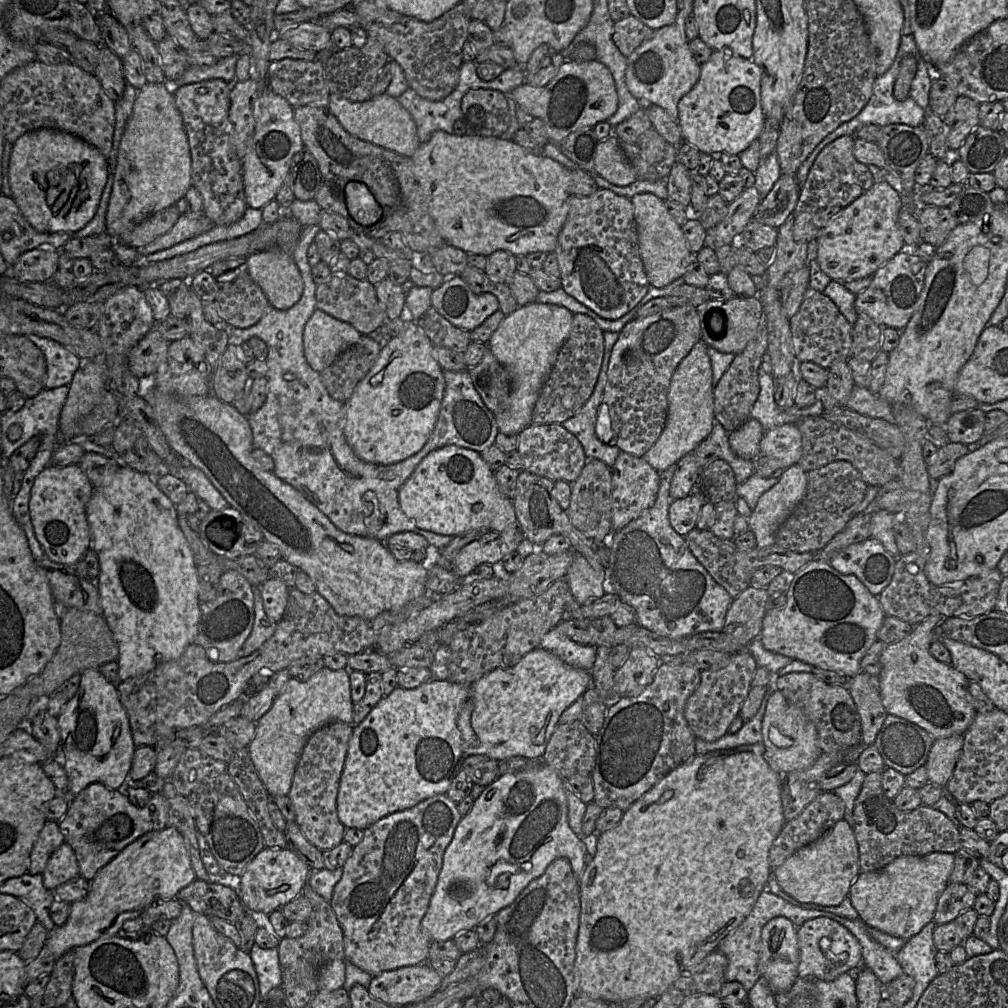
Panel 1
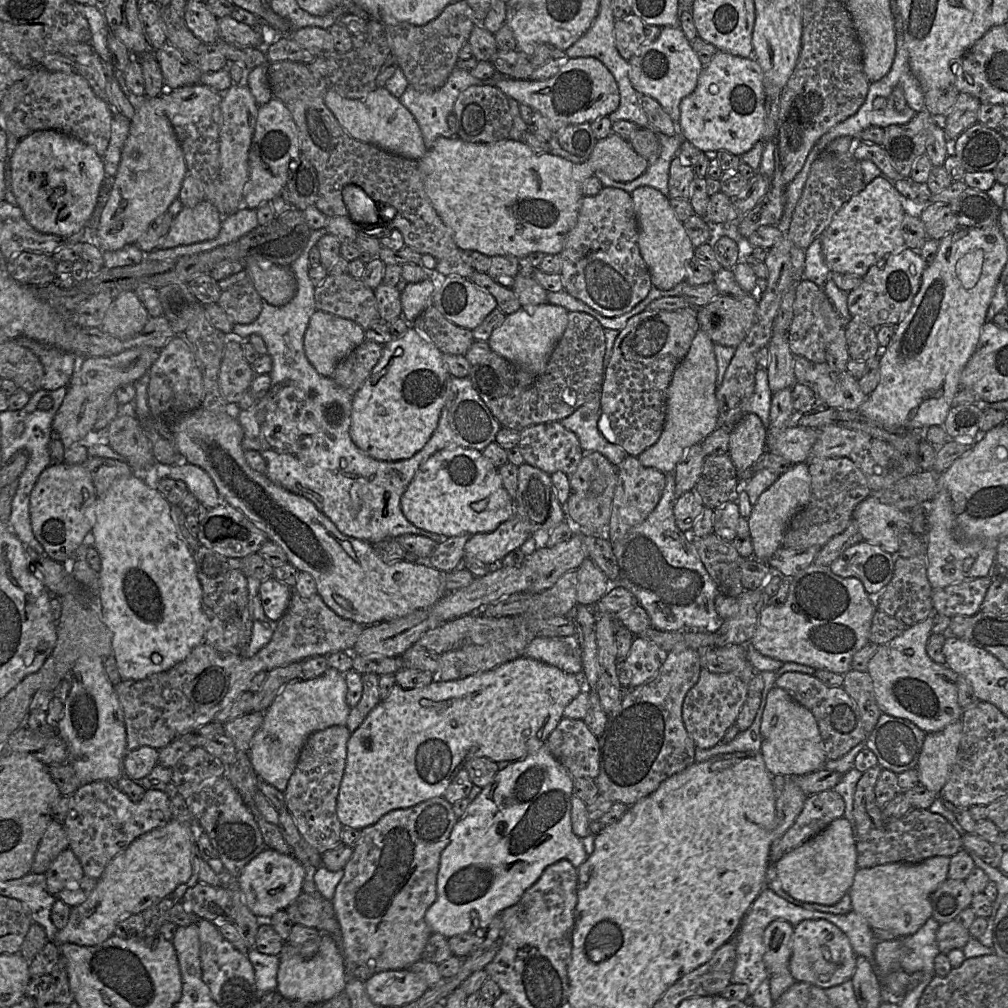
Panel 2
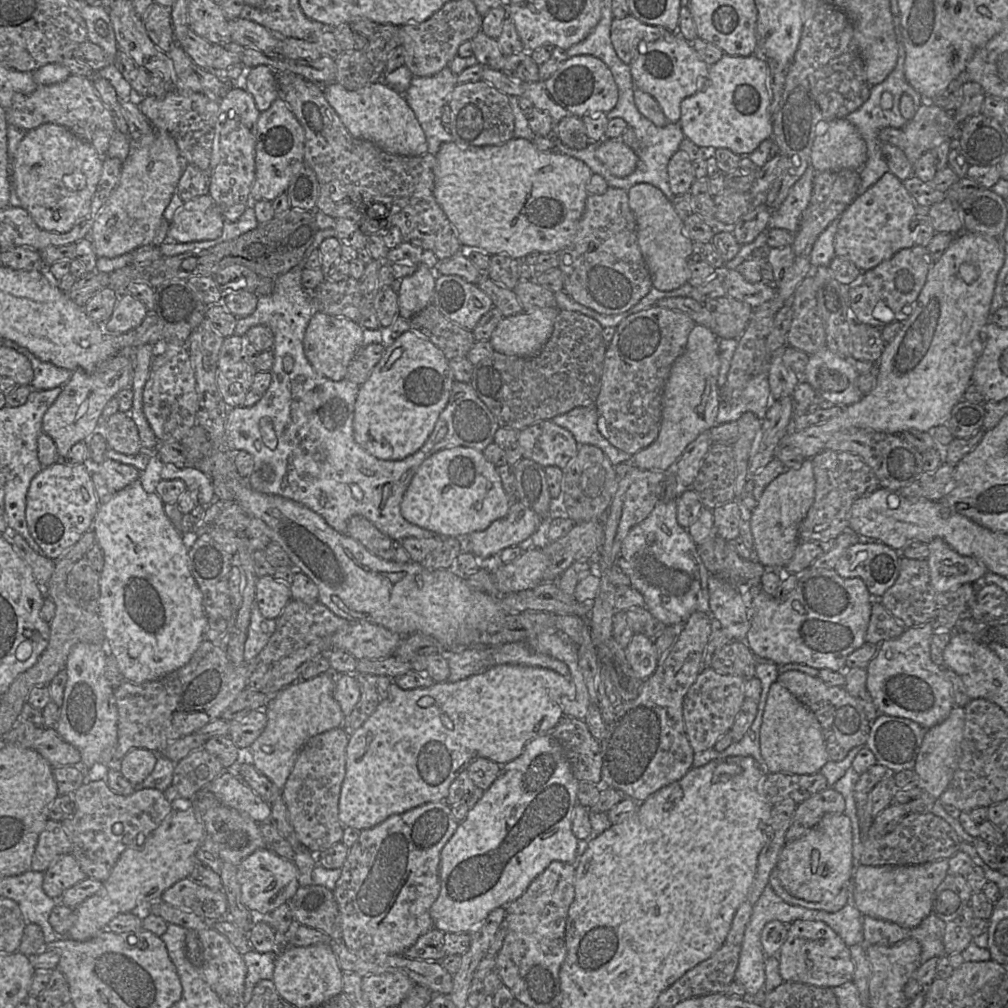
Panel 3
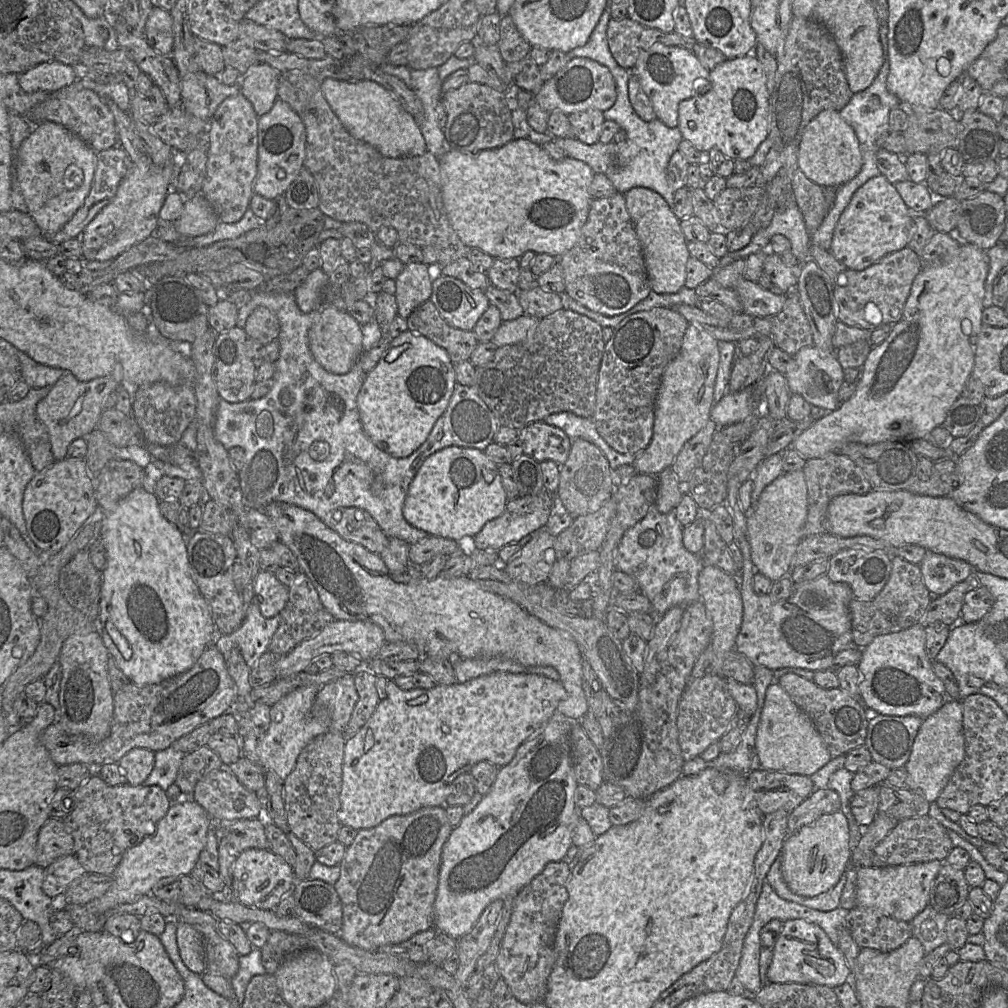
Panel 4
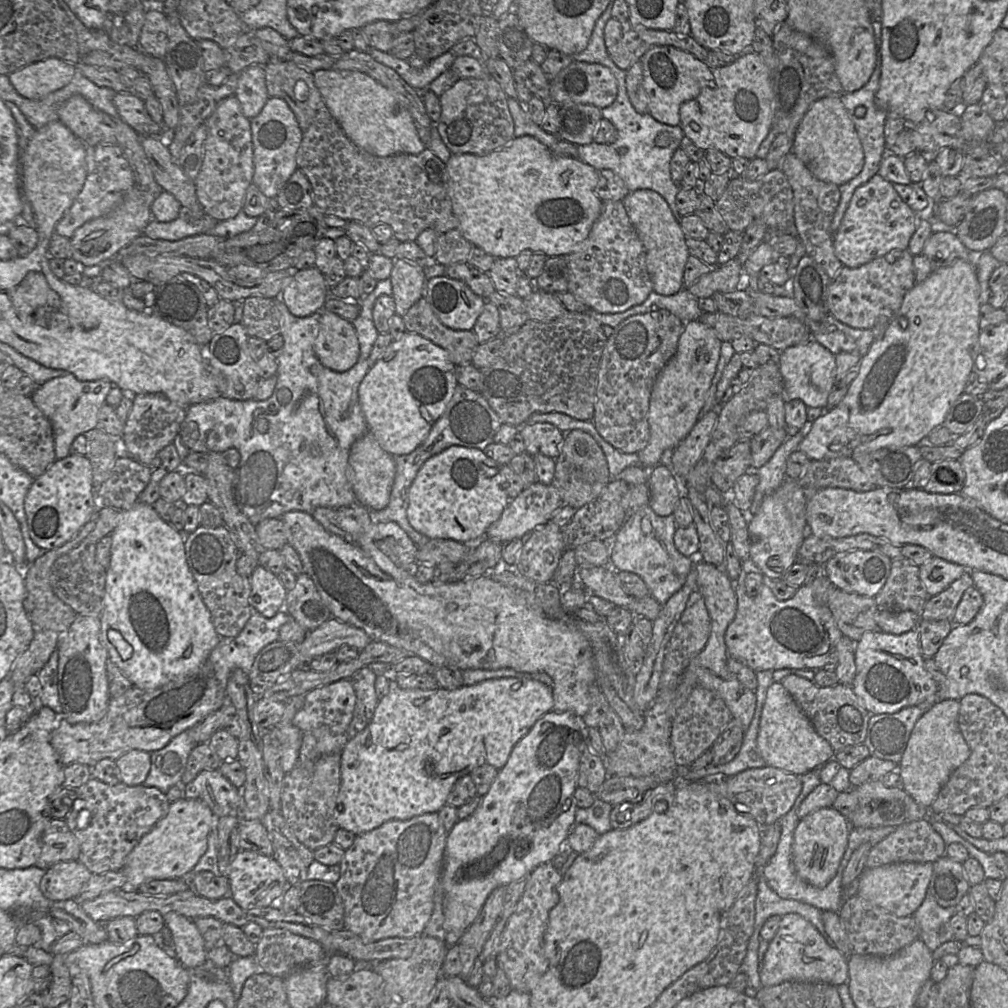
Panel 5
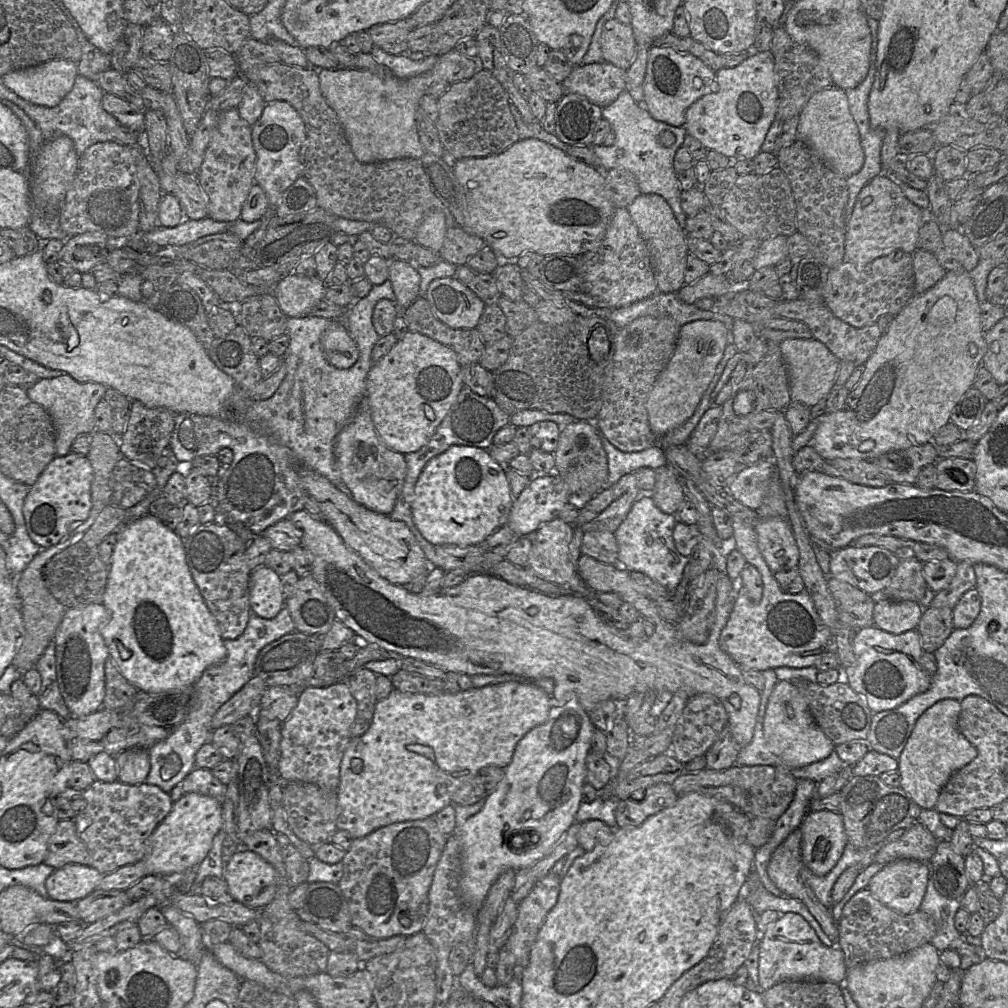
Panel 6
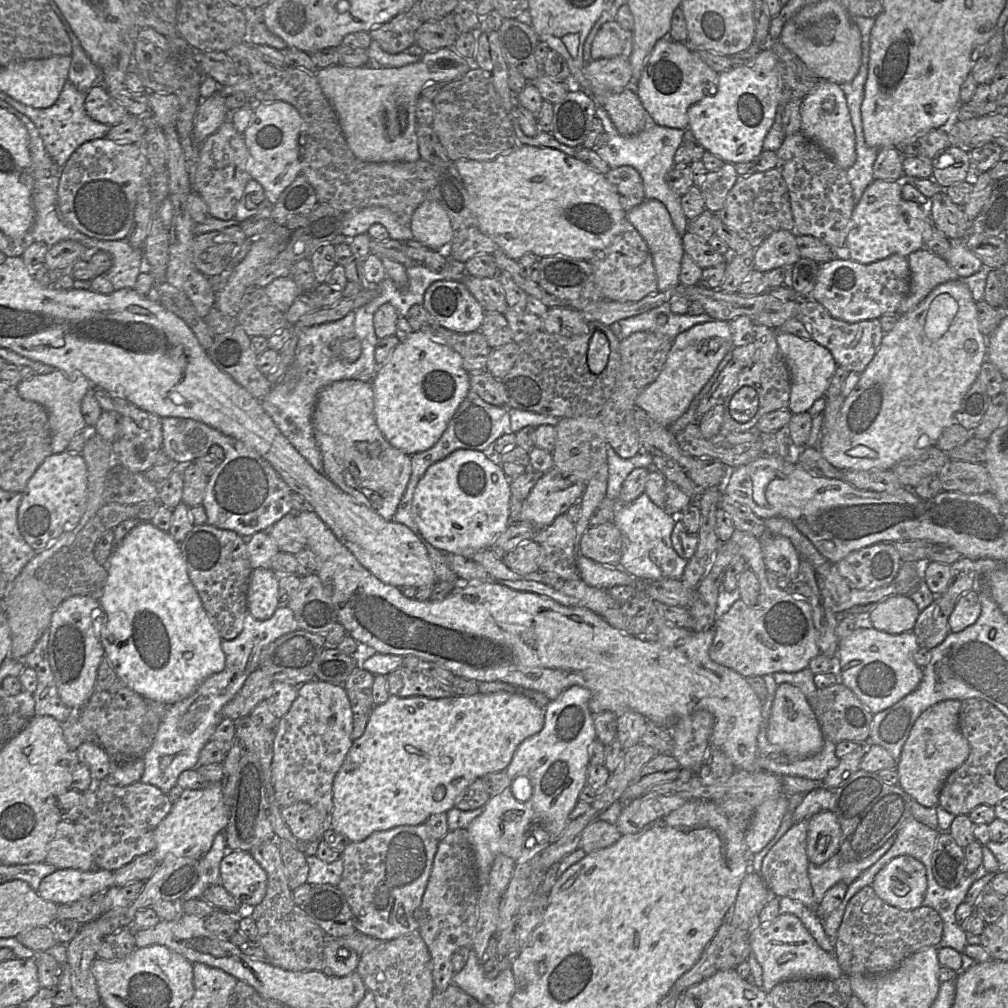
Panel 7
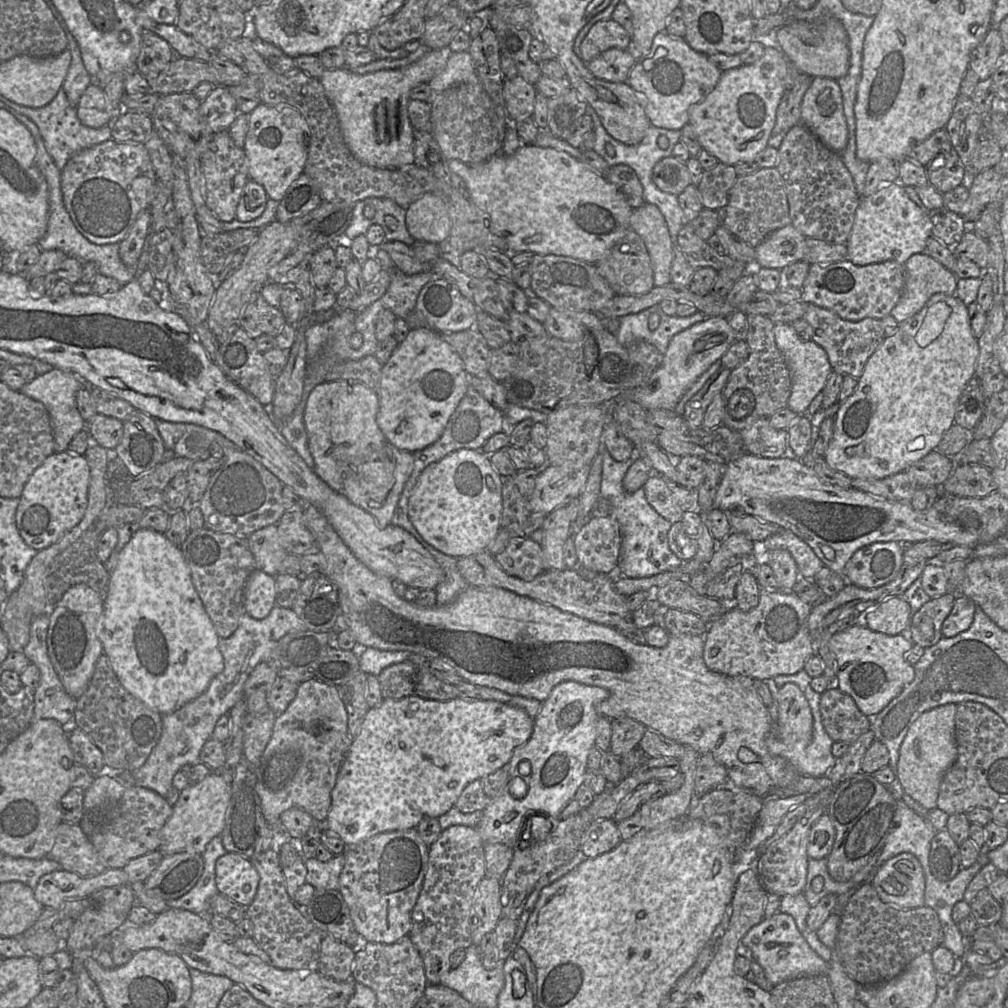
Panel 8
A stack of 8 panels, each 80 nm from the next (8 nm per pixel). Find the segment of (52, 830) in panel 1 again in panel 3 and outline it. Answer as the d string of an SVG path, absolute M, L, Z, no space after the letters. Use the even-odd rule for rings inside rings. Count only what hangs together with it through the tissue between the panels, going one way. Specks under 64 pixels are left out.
M48 819L39 834L31 870L45 872L56 857L71 853L71 842L62 822Z

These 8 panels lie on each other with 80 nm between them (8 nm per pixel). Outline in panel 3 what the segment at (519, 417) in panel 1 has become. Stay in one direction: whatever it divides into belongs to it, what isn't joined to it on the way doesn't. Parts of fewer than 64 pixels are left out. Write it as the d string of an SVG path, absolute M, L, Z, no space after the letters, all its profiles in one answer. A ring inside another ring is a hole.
M557 307L540 308L504 317L490 338L493 349L509 356L539 355L553 332L559 311Z

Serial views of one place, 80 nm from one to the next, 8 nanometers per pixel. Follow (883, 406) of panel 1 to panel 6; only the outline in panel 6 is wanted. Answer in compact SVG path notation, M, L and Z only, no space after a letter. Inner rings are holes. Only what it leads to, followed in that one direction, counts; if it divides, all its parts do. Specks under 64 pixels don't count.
M789 338L779 344L780 352L786 364L791 402L811 407L826 398L835 385L835 377L840 360L822 342L814 339Z

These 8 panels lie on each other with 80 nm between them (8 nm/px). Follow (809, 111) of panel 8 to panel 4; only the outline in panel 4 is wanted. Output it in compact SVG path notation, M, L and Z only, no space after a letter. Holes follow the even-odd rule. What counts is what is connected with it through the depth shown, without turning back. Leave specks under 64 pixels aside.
M823 110L809 122L800 142L798 164L811 181L822 187L839 187L859 173L862 167L859 141L839 111Z

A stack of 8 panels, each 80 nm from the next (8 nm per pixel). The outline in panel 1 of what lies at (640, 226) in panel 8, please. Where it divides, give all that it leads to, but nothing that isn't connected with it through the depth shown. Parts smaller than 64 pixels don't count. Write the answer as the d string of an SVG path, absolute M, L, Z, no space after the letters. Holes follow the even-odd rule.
M640 193L630 198L634 207L634 218L638 234L639 253L649 284L664 288L682 278L695 260L687 245L682 227L670 215L664 200L652 193Z

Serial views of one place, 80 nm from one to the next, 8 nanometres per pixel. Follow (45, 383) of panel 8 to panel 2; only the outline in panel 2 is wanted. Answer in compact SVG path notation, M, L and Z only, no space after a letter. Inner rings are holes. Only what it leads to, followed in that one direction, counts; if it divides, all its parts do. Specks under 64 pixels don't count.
M139 347L114 356L80 359L67 385L64 400L53 419L53 437L62 442L65 450L79 442L89 441L94 437L94 425L107 399L114 395L120 386L134 384L146 374L158 358L158 354L159 350Z

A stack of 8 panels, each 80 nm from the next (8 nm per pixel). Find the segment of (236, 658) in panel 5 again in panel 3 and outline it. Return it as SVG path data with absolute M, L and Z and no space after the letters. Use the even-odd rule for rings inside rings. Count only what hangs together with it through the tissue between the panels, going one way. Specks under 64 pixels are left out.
M256 601L251 607L250 623L244 644L244 660L250 662L267 645L277 627L276 619L265 618Z

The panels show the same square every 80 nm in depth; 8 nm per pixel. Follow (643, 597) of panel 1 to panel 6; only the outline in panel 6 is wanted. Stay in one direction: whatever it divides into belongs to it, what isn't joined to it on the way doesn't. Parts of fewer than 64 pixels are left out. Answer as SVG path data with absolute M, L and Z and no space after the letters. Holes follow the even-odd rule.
M642 494L633 503L623 522L614 532L618 544L618 563L629 572L640 572L673 592L679 585L690 557L681 555L674 544L676 516L662 512L651 494Z

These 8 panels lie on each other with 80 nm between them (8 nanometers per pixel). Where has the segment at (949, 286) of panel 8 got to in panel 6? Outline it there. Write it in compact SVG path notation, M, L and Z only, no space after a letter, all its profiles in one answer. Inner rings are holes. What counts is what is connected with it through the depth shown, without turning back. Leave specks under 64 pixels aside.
M916 249L911 256L915 275L914 295L920 295L941 280L946 270L930 251Z

